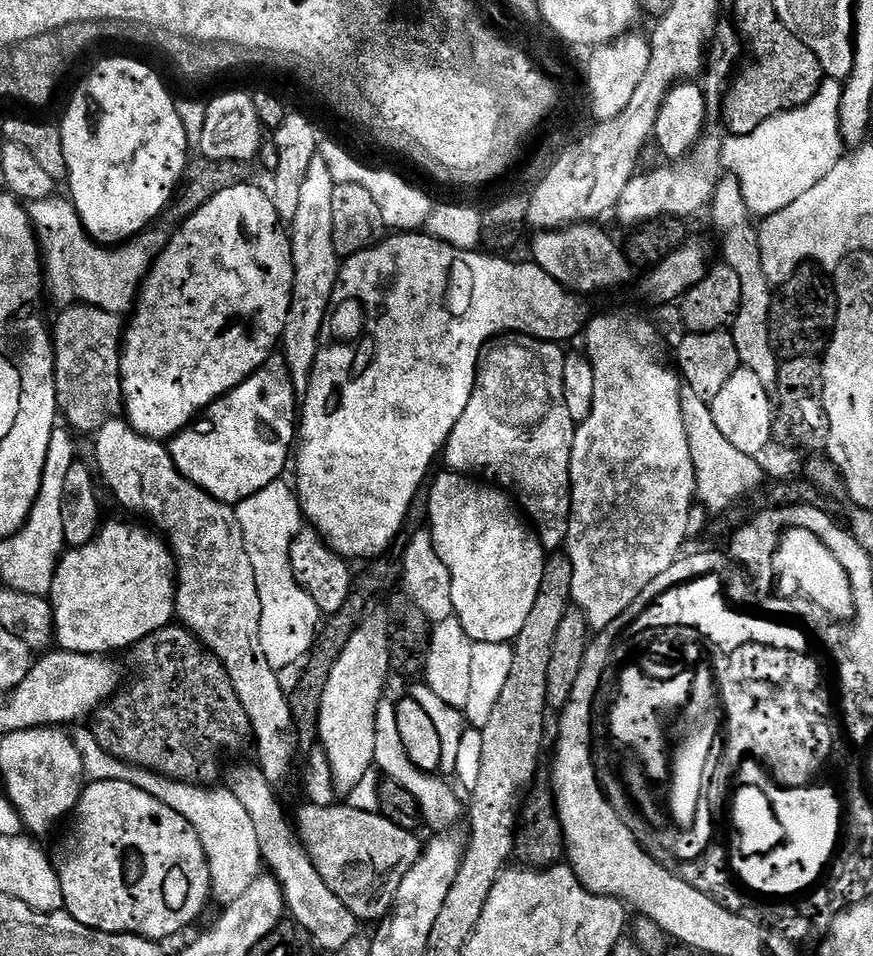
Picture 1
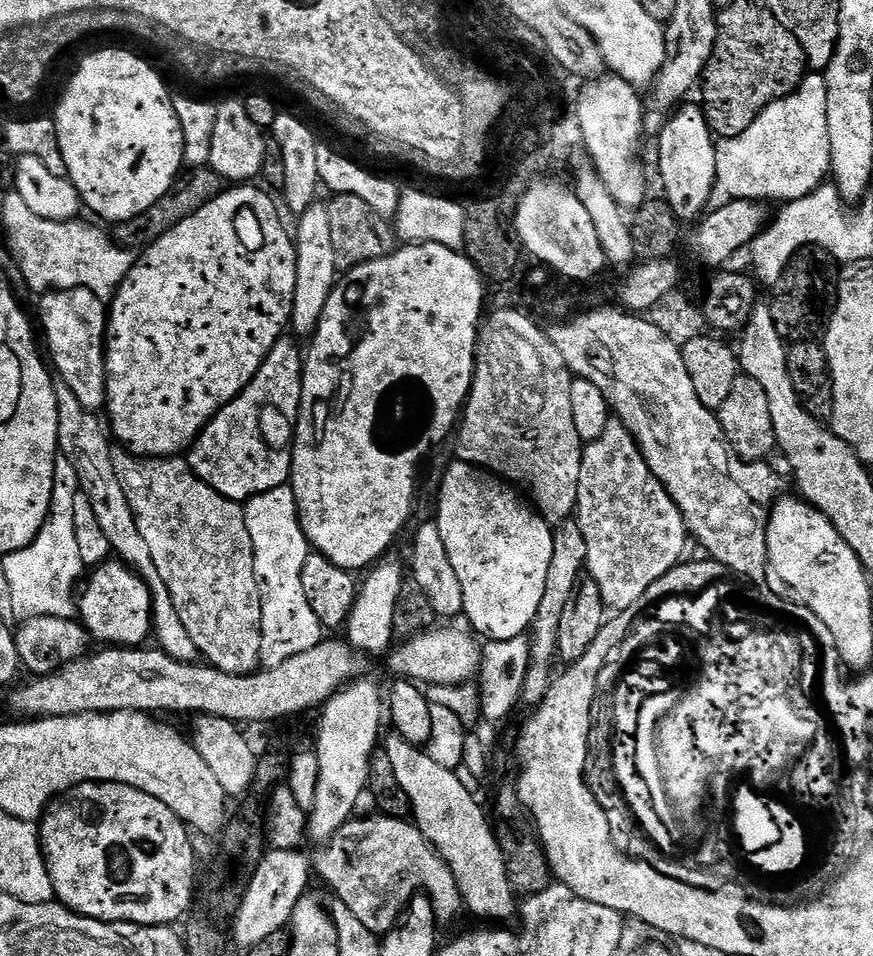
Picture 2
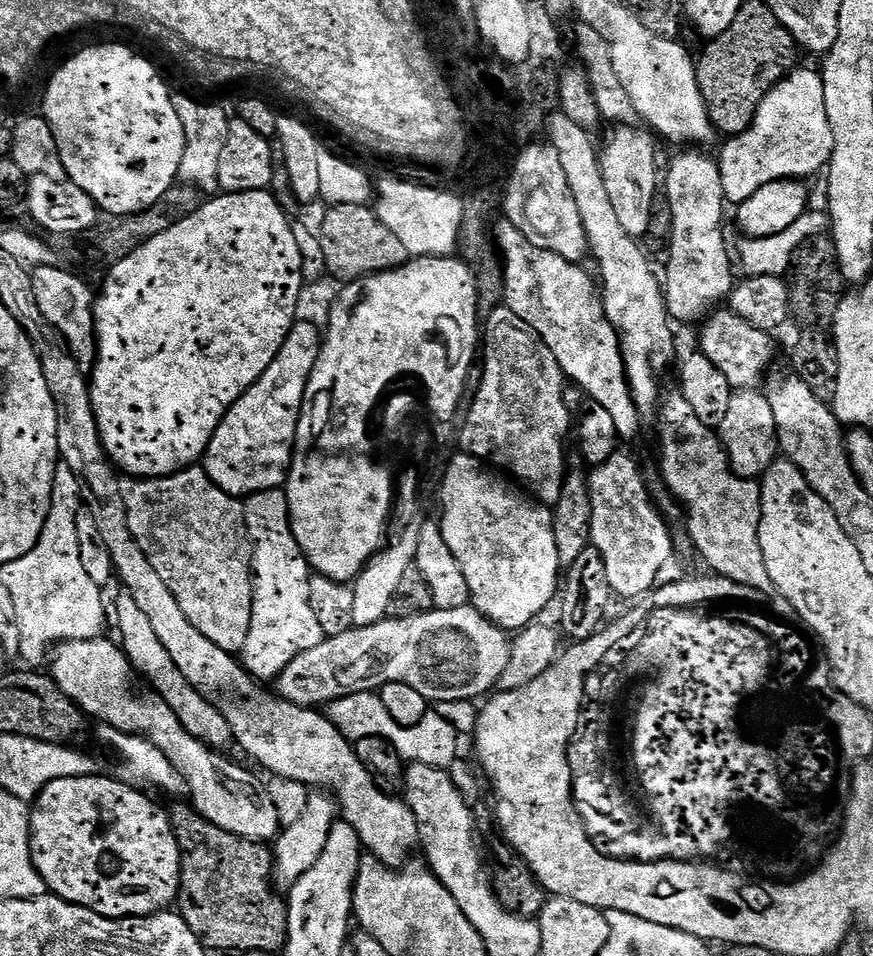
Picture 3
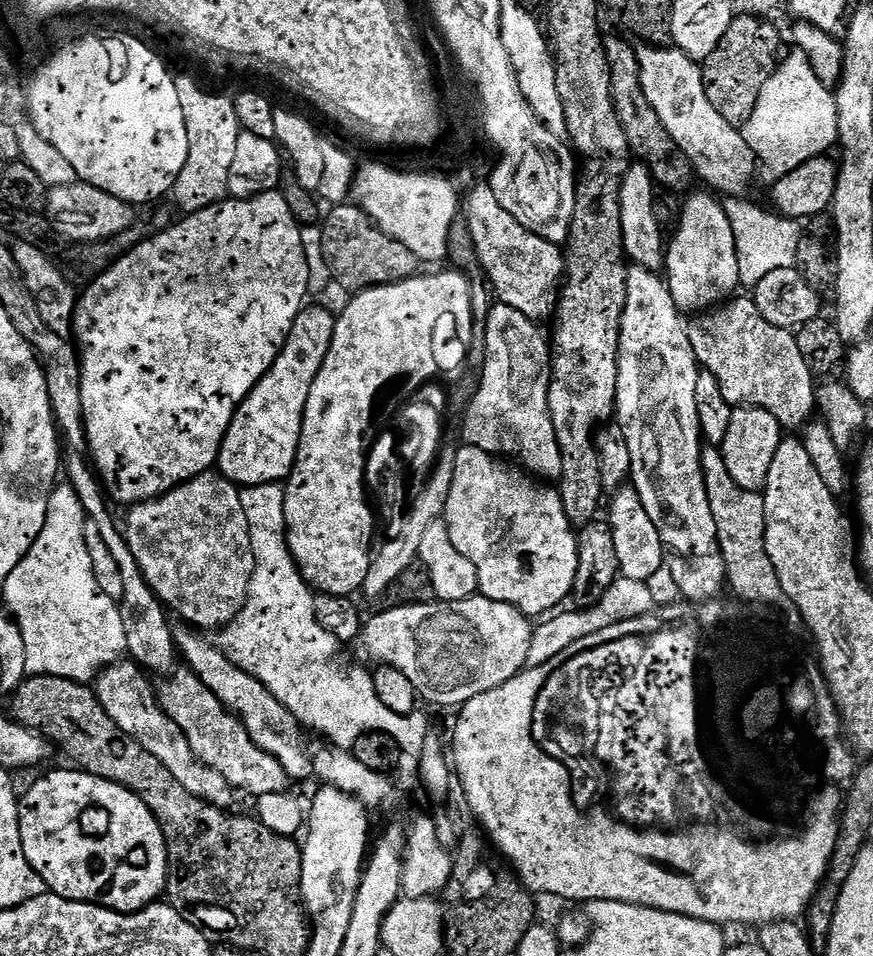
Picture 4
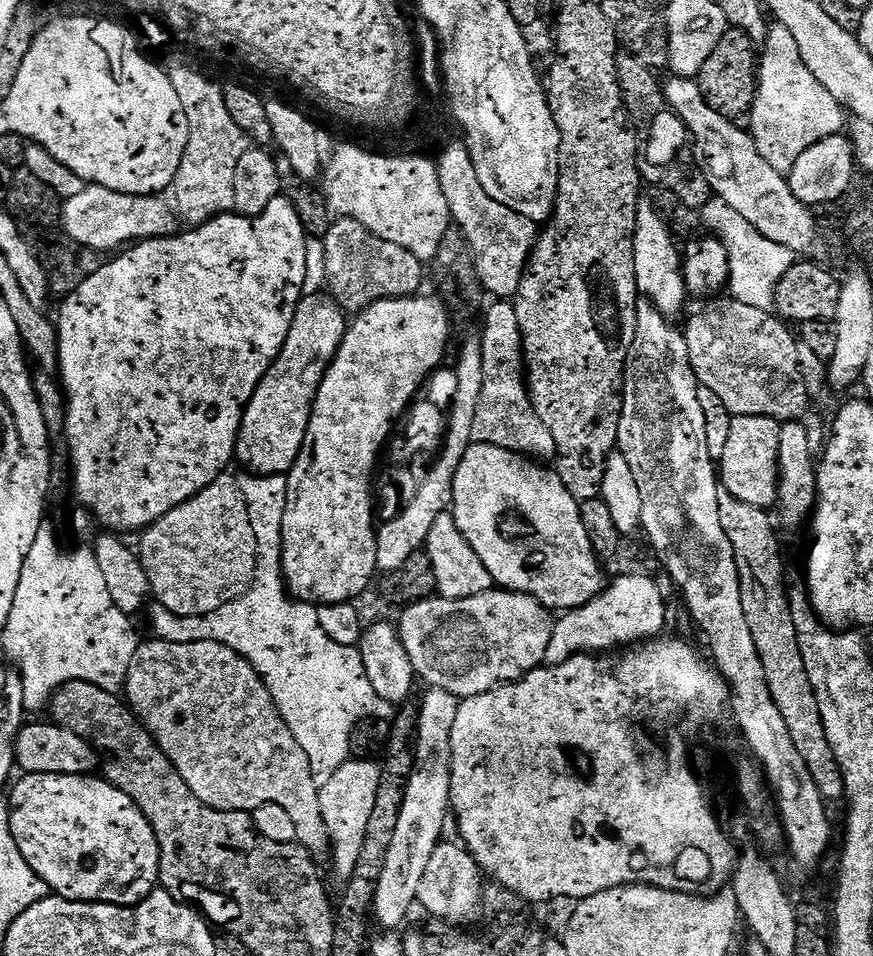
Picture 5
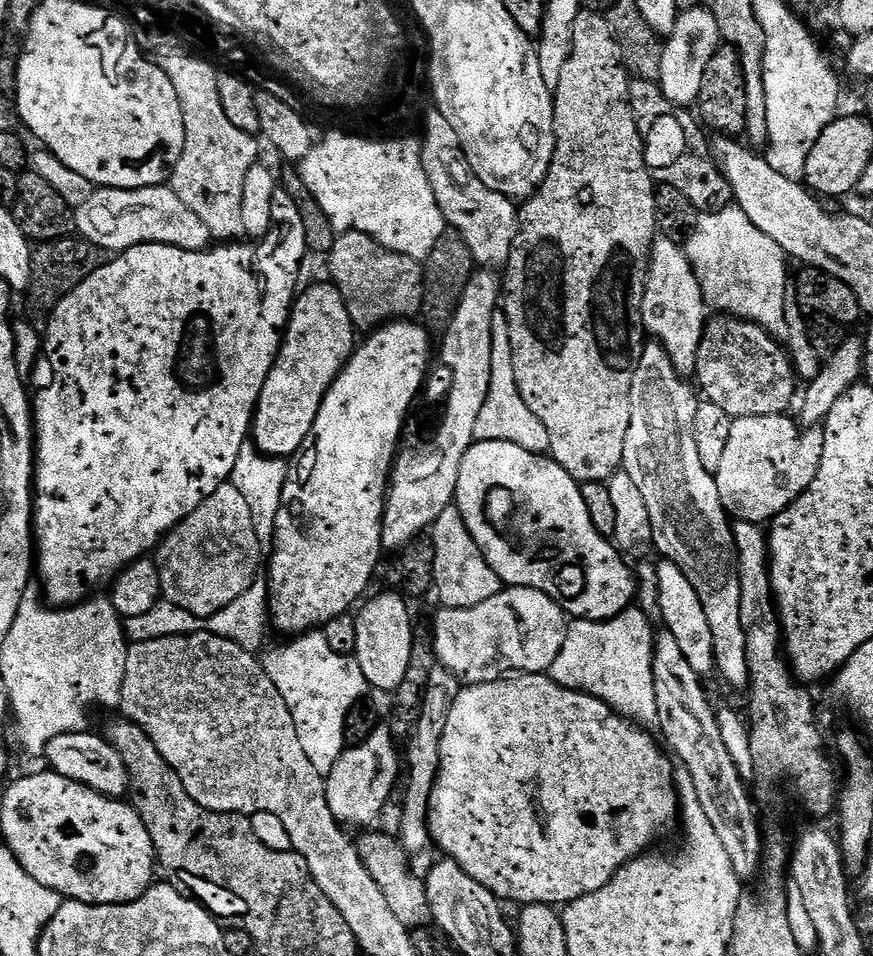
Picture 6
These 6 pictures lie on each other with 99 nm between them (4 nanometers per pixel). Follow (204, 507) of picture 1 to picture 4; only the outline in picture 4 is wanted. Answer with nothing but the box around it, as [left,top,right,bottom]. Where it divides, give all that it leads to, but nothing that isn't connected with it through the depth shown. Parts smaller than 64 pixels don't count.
[126,474,256,630]

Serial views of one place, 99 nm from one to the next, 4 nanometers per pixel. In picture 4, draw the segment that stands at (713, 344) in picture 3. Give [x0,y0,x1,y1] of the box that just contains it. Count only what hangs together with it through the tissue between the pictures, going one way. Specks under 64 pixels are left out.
[688,297,816,429]

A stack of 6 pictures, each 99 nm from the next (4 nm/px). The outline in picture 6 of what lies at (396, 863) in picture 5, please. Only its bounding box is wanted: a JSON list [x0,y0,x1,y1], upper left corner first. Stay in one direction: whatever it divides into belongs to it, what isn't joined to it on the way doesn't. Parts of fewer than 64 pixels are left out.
[398,666,462,854]

